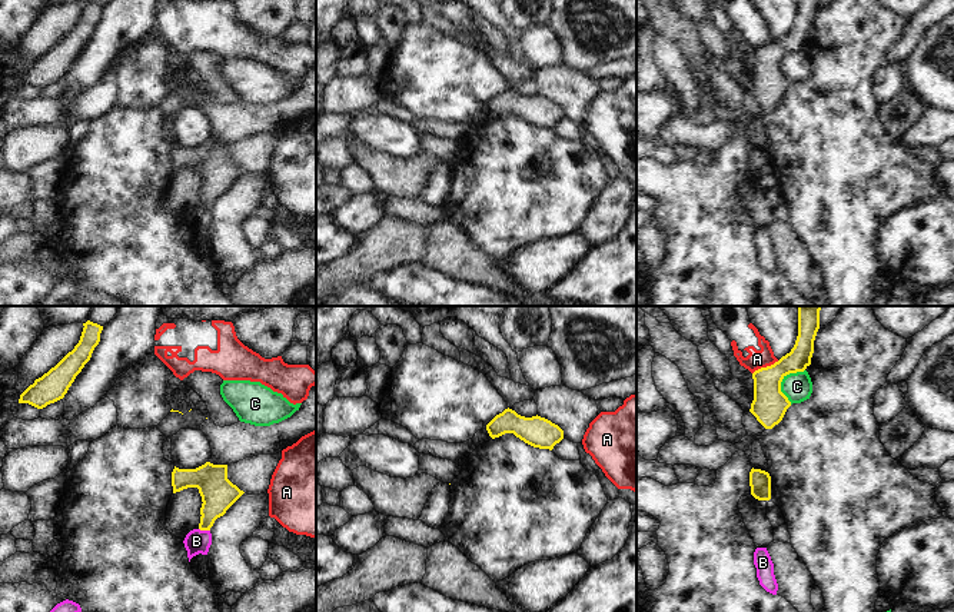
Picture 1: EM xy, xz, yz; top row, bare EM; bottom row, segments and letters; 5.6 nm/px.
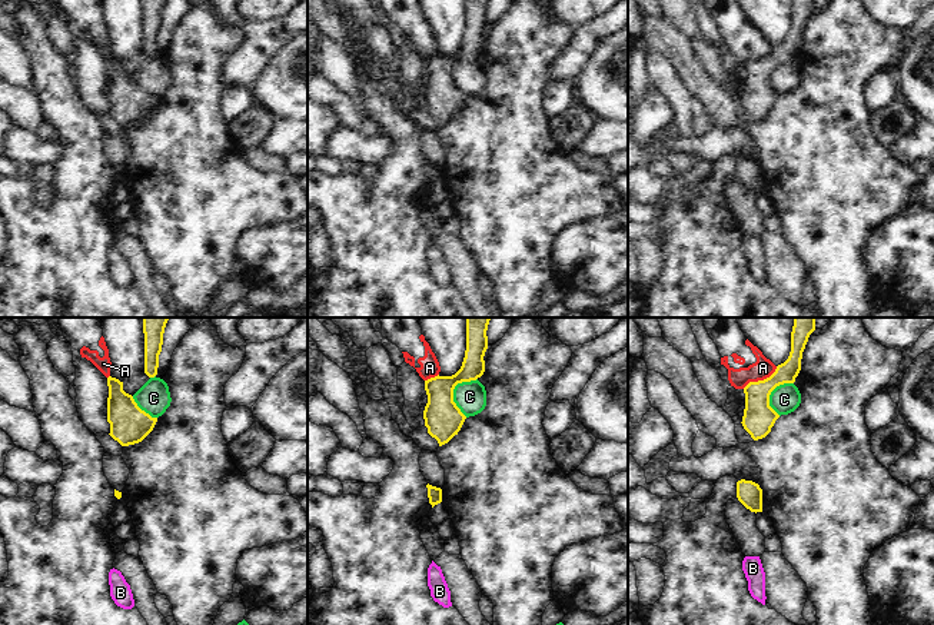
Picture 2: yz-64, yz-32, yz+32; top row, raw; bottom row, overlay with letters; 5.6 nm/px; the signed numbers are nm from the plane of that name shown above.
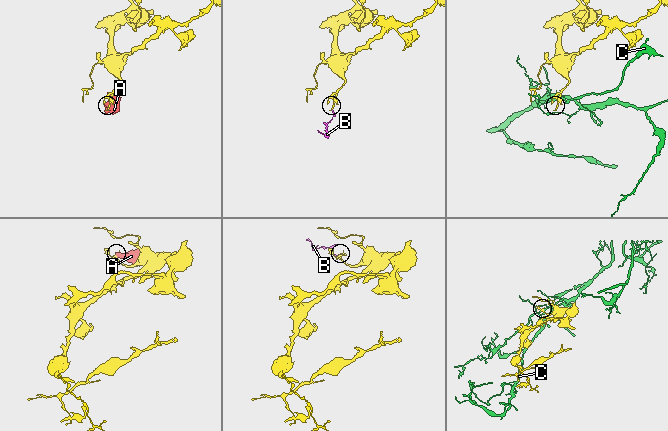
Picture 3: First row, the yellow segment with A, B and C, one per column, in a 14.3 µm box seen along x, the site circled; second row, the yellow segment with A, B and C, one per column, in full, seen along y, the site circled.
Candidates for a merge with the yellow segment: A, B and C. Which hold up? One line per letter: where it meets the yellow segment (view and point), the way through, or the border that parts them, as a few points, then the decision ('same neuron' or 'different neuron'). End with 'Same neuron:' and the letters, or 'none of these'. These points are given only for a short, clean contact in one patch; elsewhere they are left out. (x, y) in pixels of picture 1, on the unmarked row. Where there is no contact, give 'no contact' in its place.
A: contact yz (767, 46); border yz (778, 40), (761, 46), (753, 53); different neuron
B: contact xy (205, 209); border xy (199, 208), (209, 210); different neuron
C: contact yz (781, 60); different neuron
Same neuron: none of these

